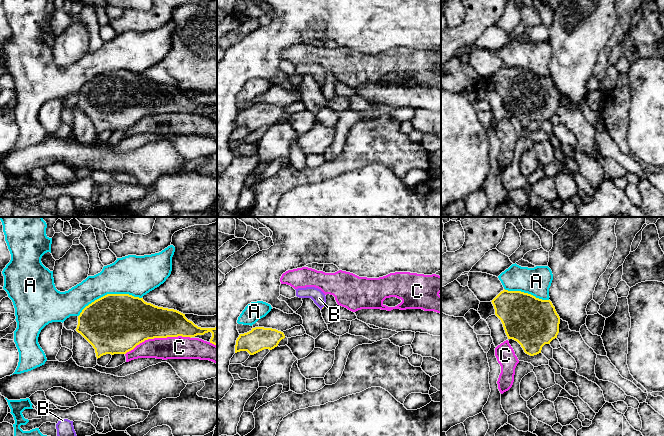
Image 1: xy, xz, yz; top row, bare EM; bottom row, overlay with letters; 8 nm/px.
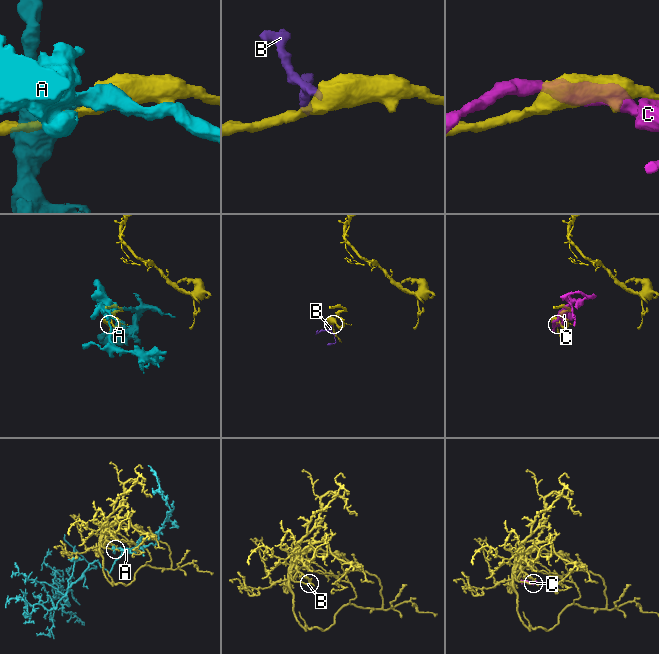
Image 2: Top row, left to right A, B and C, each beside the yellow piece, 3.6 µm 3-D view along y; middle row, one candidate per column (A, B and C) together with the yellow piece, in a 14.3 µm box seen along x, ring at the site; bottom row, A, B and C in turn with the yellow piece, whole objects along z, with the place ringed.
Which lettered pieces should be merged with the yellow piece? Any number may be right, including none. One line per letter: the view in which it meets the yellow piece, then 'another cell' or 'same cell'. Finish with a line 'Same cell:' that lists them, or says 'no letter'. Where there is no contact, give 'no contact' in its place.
A: xy | another cell
B: no contact | same cell
C: xy | another cell
Same cell: B

